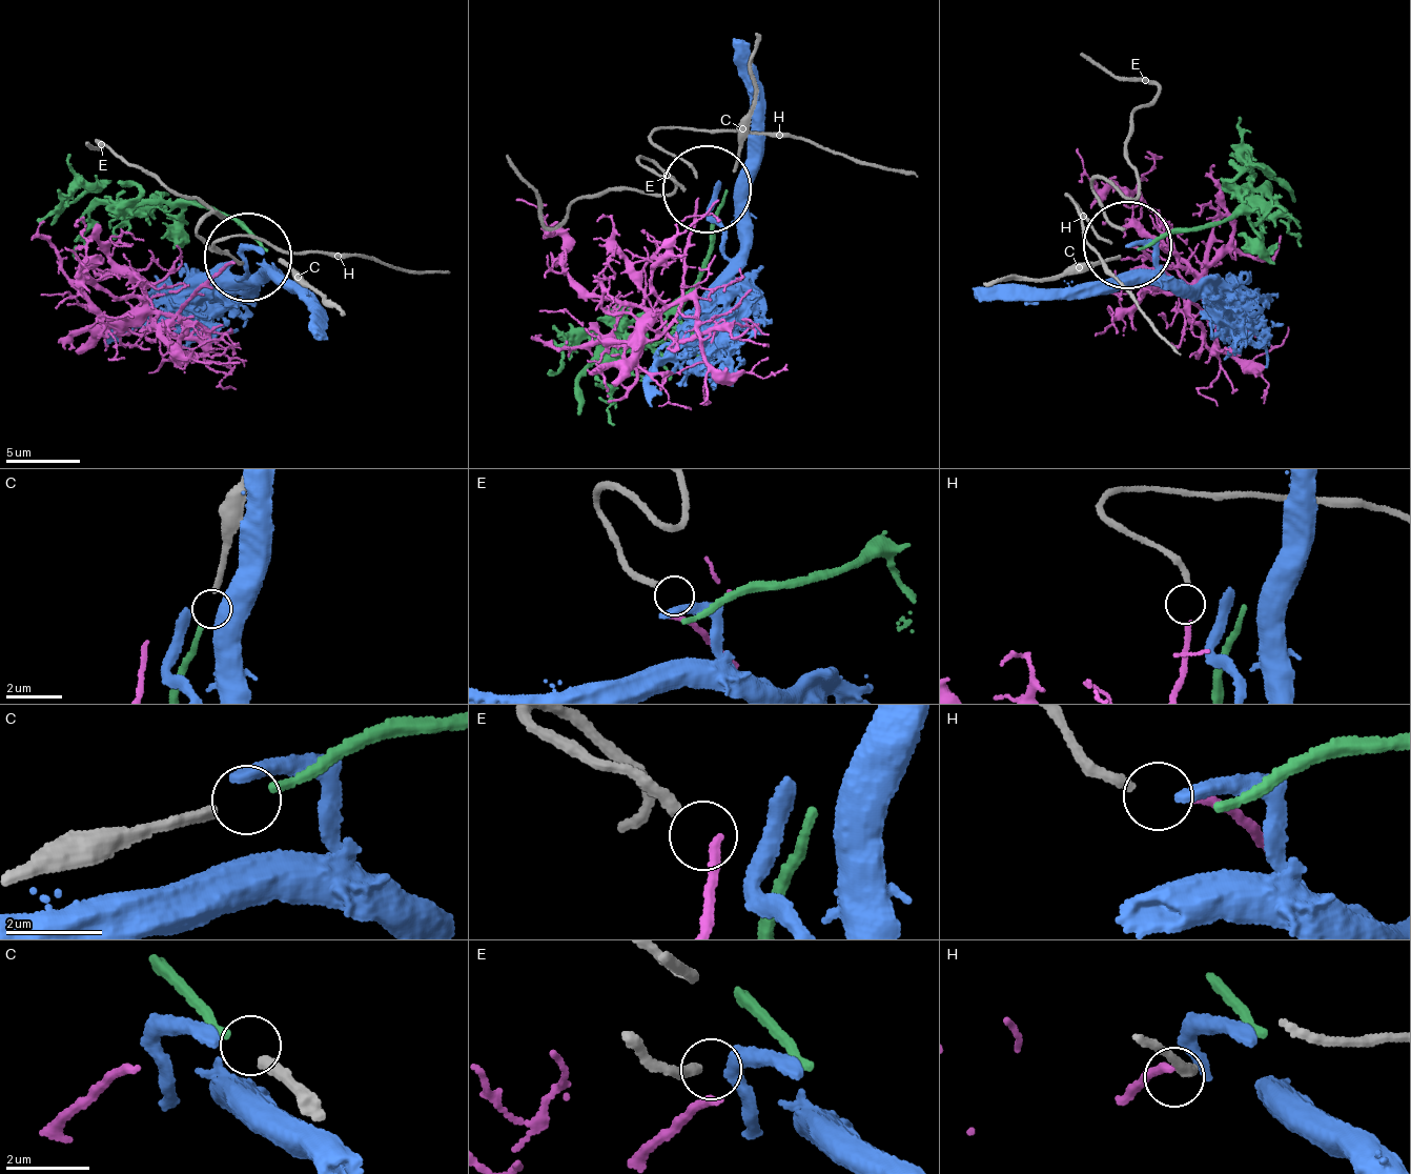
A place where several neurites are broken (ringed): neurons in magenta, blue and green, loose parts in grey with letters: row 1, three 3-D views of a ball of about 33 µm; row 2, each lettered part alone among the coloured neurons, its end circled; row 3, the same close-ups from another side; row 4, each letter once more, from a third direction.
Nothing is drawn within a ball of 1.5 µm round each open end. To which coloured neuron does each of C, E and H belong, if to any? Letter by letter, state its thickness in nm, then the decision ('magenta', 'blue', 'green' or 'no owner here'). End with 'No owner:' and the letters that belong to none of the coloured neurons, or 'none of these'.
C: 240 nm thick; green
E: 240 nm thick; no owner here
H: 200 nm thick; magenta
No owner: E

